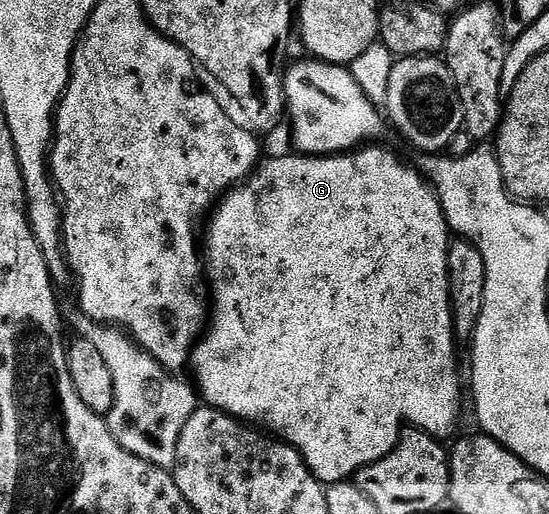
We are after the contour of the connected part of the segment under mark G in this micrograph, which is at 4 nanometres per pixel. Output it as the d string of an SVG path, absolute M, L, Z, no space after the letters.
M366 145L353 153L293 153L270 159L267 163L265 160L249 179L222 196L209 216L210 232L204 235L204 271L212 292L212 318L192 356L192 368L198 374L197 390L209 406L255 428L265 429L283 443L296 448L311 473L324 485L347 482L357 476L361 467L383 459L398 444L402 422L442 437L445 431L453 429L458 419L458 406L462 403L448 277L452 232L446 223L438 194L421 170L417 166L409 167L400 156L378 146L382 145Z

